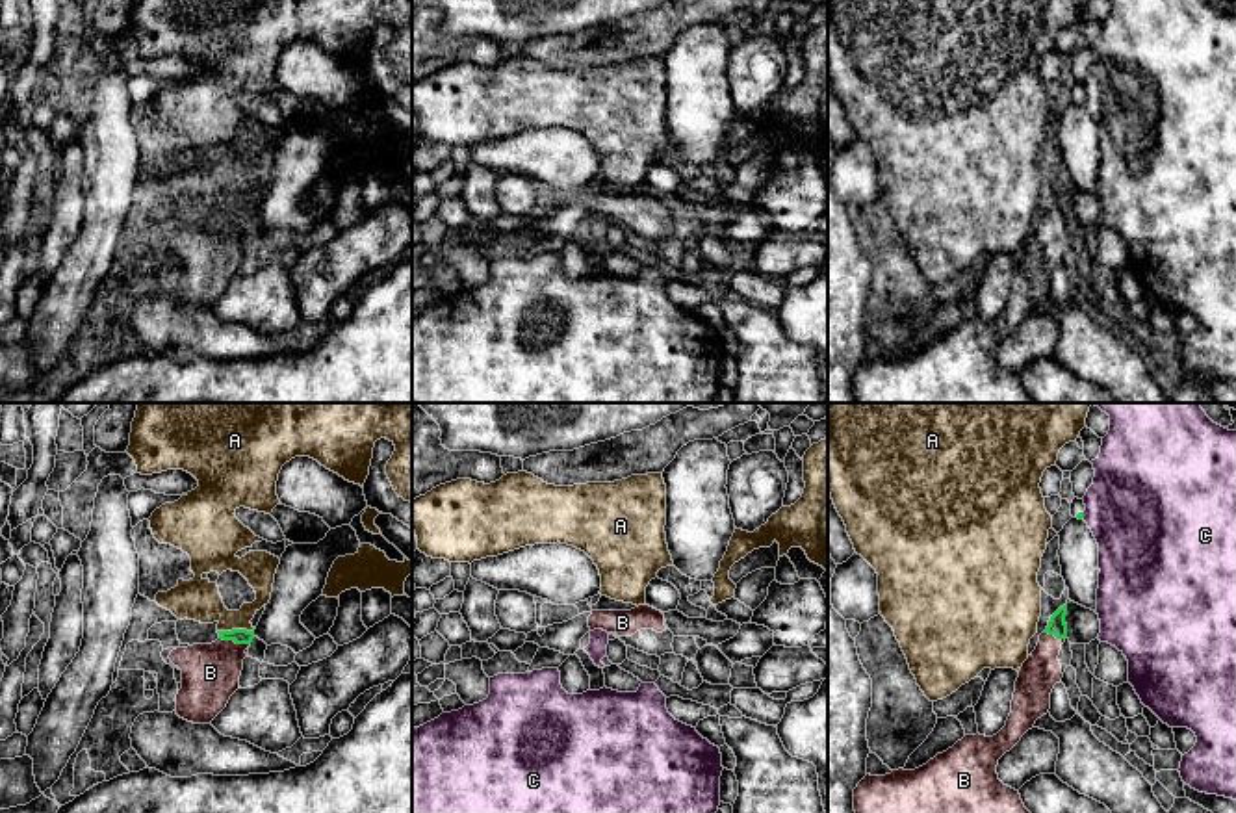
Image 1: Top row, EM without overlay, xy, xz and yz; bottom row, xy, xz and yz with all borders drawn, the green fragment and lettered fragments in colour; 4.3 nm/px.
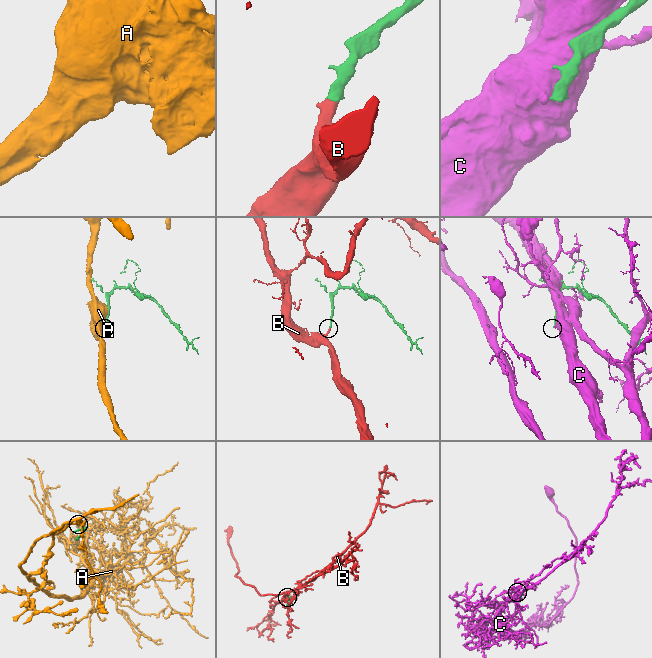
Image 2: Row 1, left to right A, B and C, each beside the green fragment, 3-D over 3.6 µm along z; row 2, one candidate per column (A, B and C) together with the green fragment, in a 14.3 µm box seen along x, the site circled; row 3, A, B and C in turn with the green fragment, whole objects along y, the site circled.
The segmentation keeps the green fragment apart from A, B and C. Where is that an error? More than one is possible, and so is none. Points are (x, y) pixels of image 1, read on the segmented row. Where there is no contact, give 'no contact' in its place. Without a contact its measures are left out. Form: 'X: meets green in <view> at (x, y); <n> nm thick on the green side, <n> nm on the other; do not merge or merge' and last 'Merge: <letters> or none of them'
A: meets green in xy at (234, 630); 60 nm thick on the green side, 180 nm on the other; do not merge
B: meets green in xy at (234, 641); 60 nm thick on the green side, 260 nm on the other; merge
C: meets green in yz at (1082, 516); 30 nm thick on the green side, 460 nm on the other; do not merge
Merge: B

